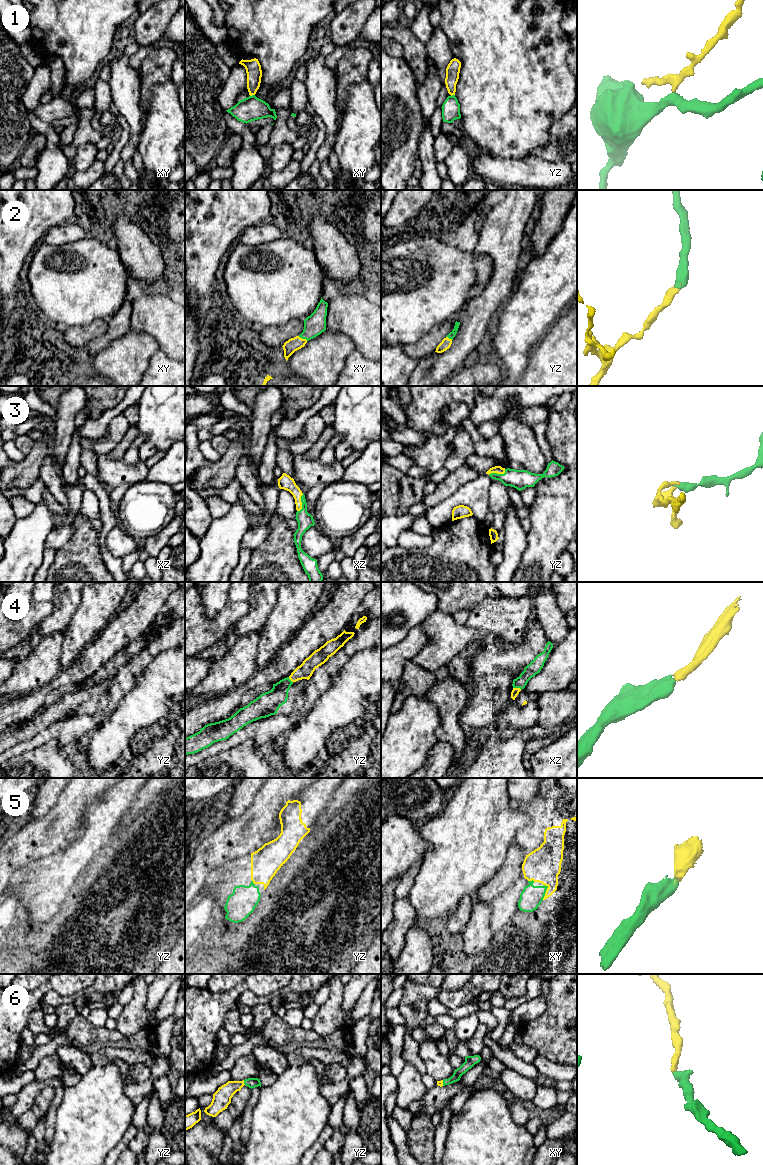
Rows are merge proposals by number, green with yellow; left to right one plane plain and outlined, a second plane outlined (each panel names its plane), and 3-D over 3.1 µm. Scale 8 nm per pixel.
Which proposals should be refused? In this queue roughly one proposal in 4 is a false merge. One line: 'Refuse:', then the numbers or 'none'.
Refuse: 1

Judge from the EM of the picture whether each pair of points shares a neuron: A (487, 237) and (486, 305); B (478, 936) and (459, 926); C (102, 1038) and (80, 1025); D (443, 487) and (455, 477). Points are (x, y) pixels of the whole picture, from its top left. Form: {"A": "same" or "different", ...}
{"A": "same", "B": "different", "C": "same", "D": "same"}

